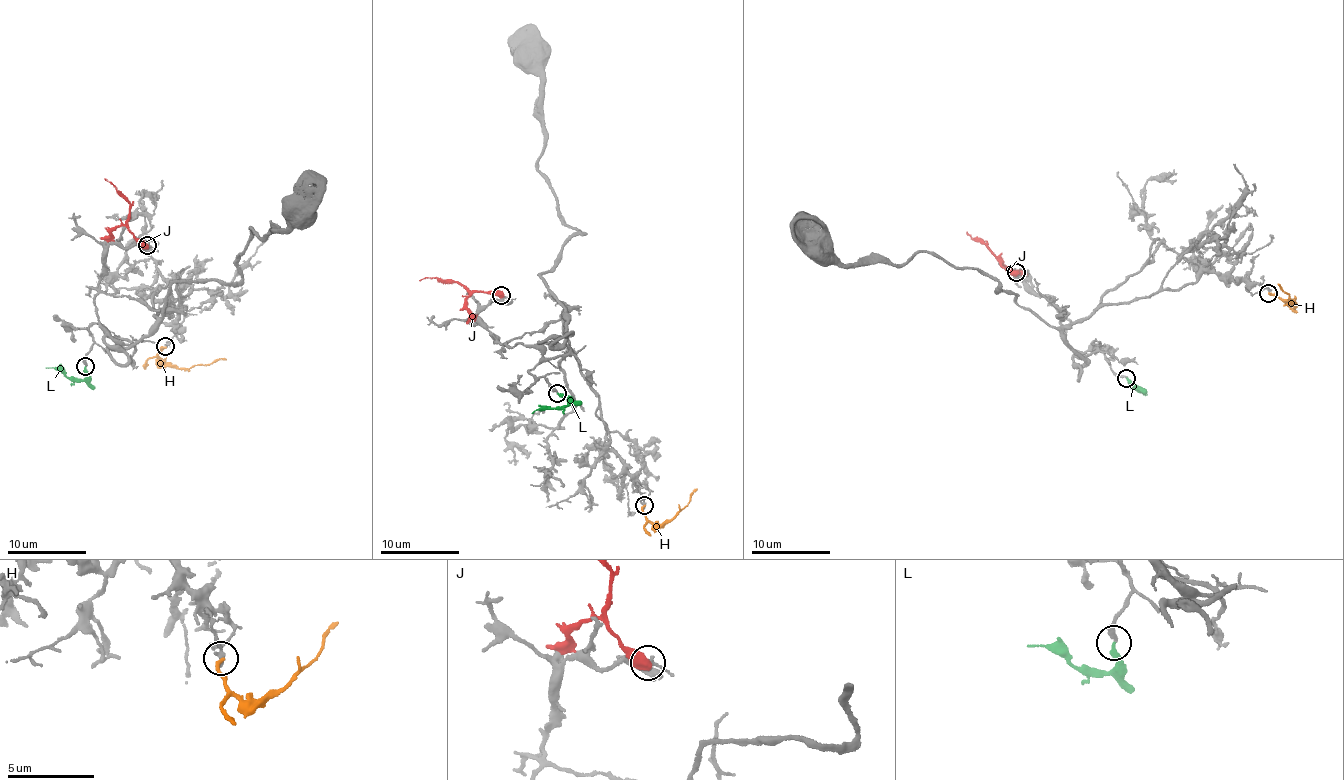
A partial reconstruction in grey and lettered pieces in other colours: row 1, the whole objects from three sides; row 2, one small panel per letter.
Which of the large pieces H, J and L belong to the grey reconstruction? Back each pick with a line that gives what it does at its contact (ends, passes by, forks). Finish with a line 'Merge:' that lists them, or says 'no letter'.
L: it ends
Merge: L

